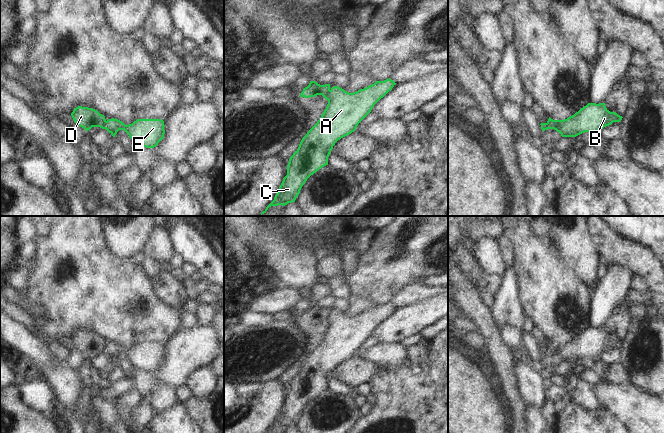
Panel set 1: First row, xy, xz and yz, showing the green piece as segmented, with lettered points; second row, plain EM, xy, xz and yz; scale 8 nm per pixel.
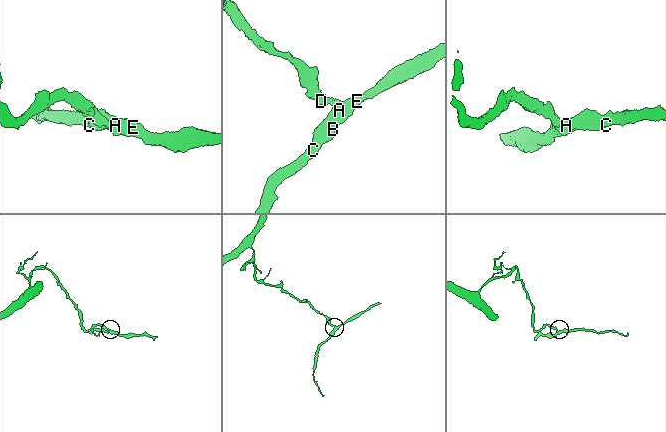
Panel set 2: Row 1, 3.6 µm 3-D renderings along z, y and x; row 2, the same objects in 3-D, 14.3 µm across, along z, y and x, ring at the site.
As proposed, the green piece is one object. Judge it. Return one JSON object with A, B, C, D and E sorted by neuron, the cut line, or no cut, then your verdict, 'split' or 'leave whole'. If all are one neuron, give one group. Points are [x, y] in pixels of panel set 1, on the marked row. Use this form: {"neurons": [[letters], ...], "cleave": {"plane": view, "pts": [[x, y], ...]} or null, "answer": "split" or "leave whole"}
{"neurons": [["A", "B", "C", "E"], ["D"]], "cleave": {"plane": "yz", "pts": [[553, 120], [547, 124], [546, 128]]}, "answer": "split"}

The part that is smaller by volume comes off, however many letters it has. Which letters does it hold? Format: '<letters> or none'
A, B, C, E.

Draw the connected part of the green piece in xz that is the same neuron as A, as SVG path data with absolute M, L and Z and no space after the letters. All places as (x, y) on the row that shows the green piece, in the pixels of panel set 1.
M389 78L384 81L375 81L374 84L353 93L349 93L338 86L332 87L329 91L327 107L321 118L302 138L298 149L289 159L287 175L283 178L274 200L259 216L266 213L271 206L285 206L288 203L295 202L307 179L319 169L328 165L328 157L335 143L354 132L358 124L371 112L374 105L391 91L395 85L395 81Z

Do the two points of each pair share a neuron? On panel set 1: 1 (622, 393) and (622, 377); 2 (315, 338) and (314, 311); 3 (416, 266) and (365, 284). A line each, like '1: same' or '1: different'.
1: different
2: same
3: same

